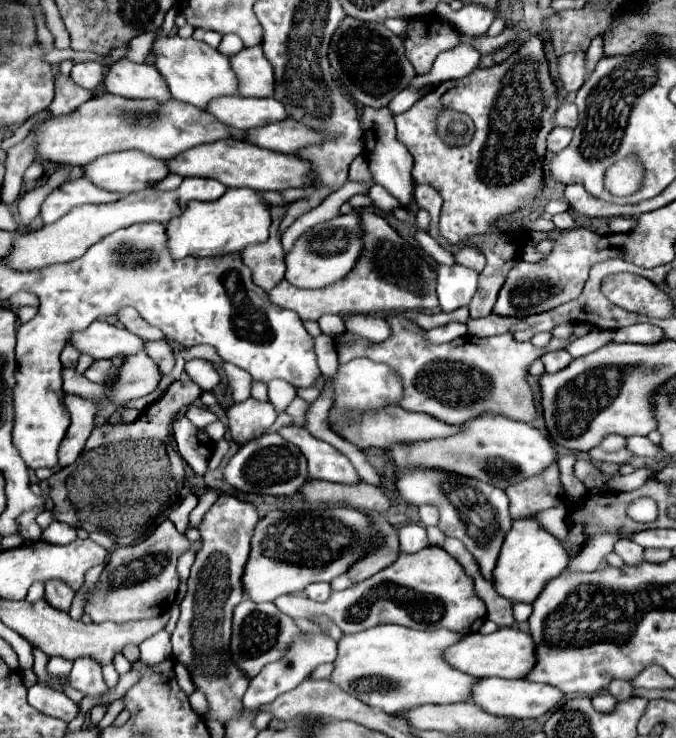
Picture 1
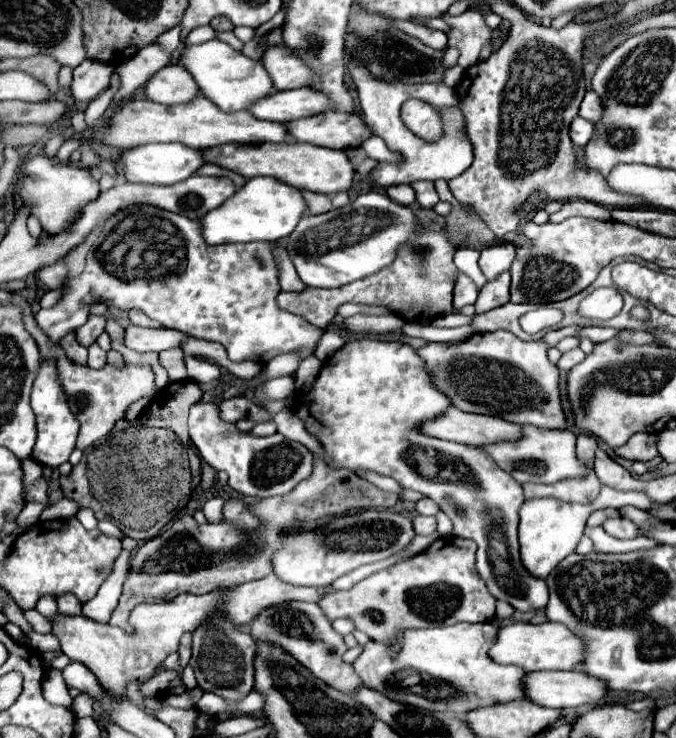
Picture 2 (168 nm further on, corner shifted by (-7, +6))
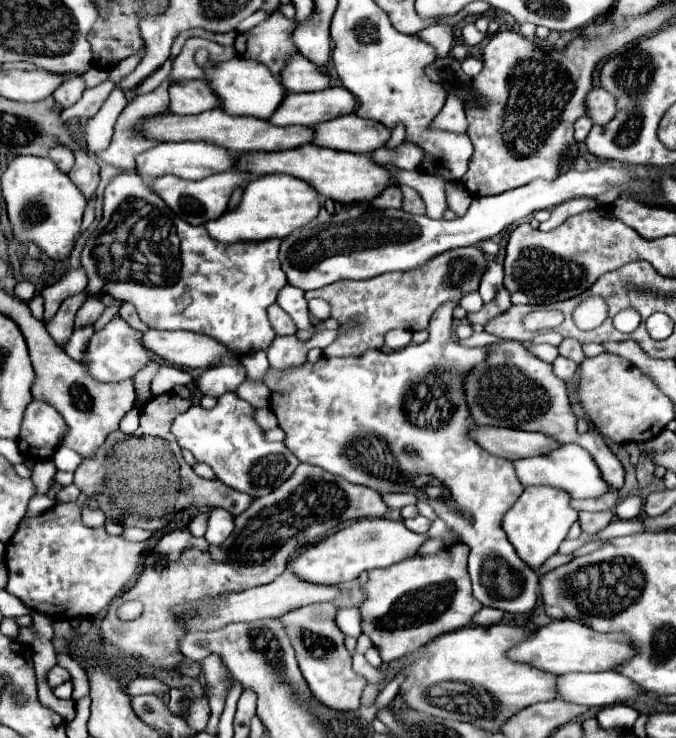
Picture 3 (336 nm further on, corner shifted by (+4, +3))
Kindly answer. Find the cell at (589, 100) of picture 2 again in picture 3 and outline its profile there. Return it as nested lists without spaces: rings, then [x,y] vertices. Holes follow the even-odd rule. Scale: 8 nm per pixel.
[[[594,89],[592,93],[588,93],[586,105],[588,105],[590,119],[598,125],[608,123],[616,115],[616,99],[604,89]]]

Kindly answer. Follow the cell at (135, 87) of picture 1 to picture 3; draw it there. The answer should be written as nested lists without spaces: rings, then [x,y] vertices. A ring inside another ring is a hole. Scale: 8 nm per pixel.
[[[178,81],[170,87],[170,111],[176,115],[196,115],[216,107],[222,107],[222,101],[206,81]]]

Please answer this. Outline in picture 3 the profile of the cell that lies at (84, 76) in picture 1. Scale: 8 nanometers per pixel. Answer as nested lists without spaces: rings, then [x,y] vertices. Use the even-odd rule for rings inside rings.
[[[70,77],[70,79],[66,79],[54,93],[52,93],[52,97],[54,97],[54,101],[62,107],[62,109],[68,109],[68,107],[72,107],[78,99],[80,99],[80,95],[84,93],[84,81],[82,81],[82,77]]]

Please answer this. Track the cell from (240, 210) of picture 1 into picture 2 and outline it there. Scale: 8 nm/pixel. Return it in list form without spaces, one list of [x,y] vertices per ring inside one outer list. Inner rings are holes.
[[[265,176],[251,178],[247,180],[245,186],[237,190],[235,196],[231,196],[231,200],[227,200],[227,204],[221,204],[219,208],[215,208],[215,212],[209,212],[201,220],[203,240],[207,240],[207,244],[279,240],[295,230],[305,210],[307,210],[305,200],[297,188],[291,188],[279,180]]]

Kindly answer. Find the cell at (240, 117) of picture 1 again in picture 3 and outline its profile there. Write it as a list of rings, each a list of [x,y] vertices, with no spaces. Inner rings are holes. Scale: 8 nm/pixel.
[[[328,87],[316,93],[290,93],[270,117],[276,125],[316,125],[356,109],[356,97],[346,87]]]

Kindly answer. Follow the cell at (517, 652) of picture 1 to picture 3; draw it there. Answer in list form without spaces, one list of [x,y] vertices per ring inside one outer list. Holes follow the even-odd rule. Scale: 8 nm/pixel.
[[[556,619],[544,627],[538,627],[532,639],[522,641],[518,647],[510,649],[508,657],[514,661],[528,663],[542,671],[550,671],[556,675],[572,673],[572,671],[610,671],[632,659],[634,647],[630,645],[628,635],[624,633],[598,633],[592,631],[584,623],[576,623],[572,619]],[[572,667],[572,669],[558,669]]]

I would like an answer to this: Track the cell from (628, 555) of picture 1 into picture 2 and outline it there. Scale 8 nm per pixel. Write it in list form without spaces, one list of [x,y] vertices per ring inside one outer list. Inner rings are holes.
[[[615,518],[615,520],[607,520],[603,524],[605,532],[615,536],[615,538],[621,538],[621,540],[629,540],[629,538],[635,538],[639,532],[637,532],[637,526],[631,522],[631,520],[625,520],[625,518]]]

